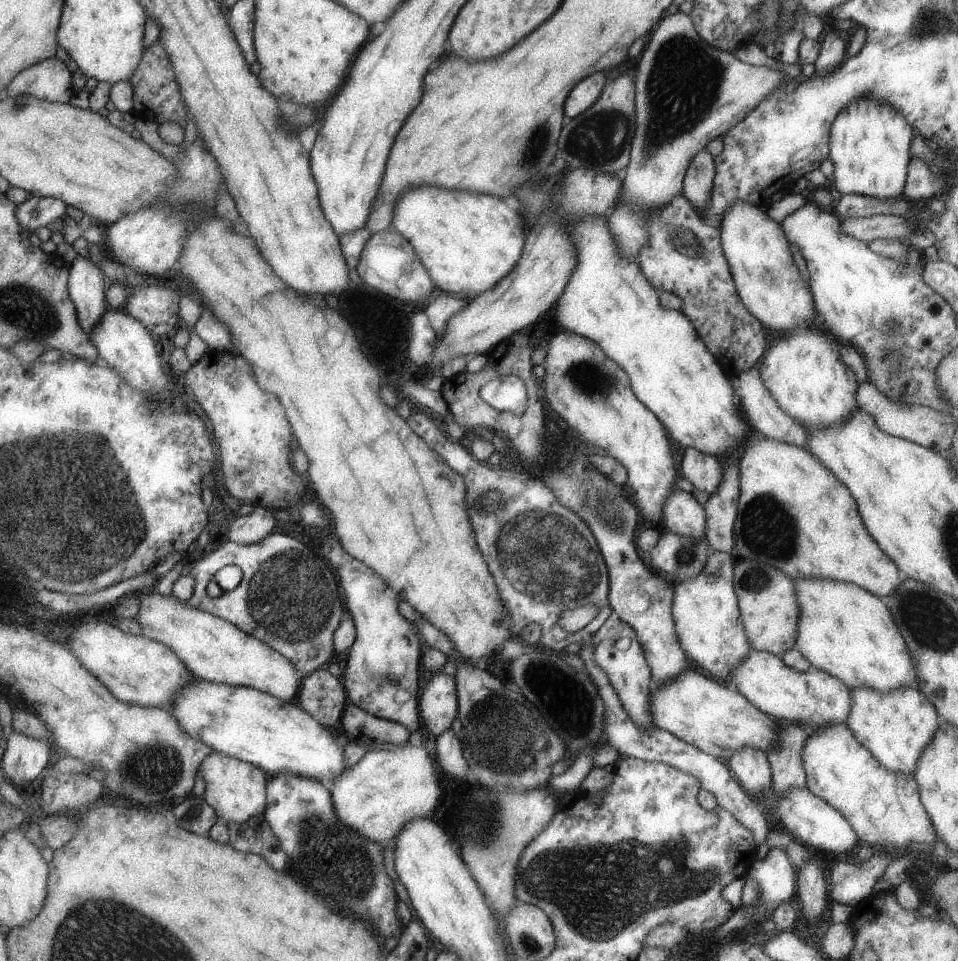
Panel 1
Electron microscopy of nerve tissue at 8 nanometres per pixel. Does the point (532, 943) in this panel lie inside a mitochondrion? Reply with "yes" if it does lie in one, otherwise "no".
yes

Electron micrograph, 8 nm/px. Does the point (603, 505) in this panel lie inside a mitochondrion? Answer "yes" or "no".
yes

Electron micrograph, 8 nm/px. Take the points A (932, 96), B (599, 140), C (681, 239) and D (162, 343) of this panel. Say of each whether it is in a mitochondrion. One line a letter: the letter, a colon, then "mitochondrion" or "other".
A: other
B: mitochondrion
C: mitochondrion
D: other

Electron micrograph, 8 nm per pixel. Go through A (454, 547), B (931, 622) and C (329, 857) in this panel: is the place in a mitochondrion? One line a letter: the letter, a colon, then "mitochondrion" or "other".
A: other
B: mitochondrion
C: mitochondrion

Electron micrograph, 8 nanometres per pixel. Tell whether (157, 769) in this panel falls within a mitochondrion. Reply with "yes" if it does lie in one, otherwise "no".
yes

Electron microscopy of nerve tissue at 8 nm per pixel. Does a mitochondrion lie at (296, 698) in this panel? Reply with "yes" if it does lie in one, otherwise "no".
no

